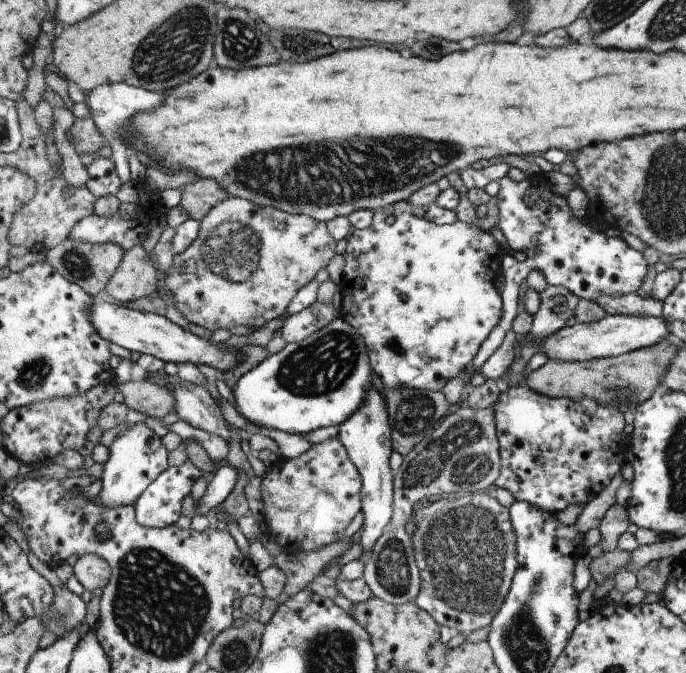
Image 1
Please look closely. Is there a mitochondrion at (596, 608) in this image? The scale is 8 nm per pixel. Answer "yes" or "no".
no

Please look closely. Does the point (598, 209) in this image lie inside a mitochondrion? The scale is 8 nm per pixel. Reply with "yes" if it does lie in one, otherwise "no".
no

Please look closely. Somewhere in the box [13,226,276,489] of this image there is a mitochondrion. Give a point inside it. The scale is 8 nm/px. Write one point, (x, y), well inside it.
(74, 261)

